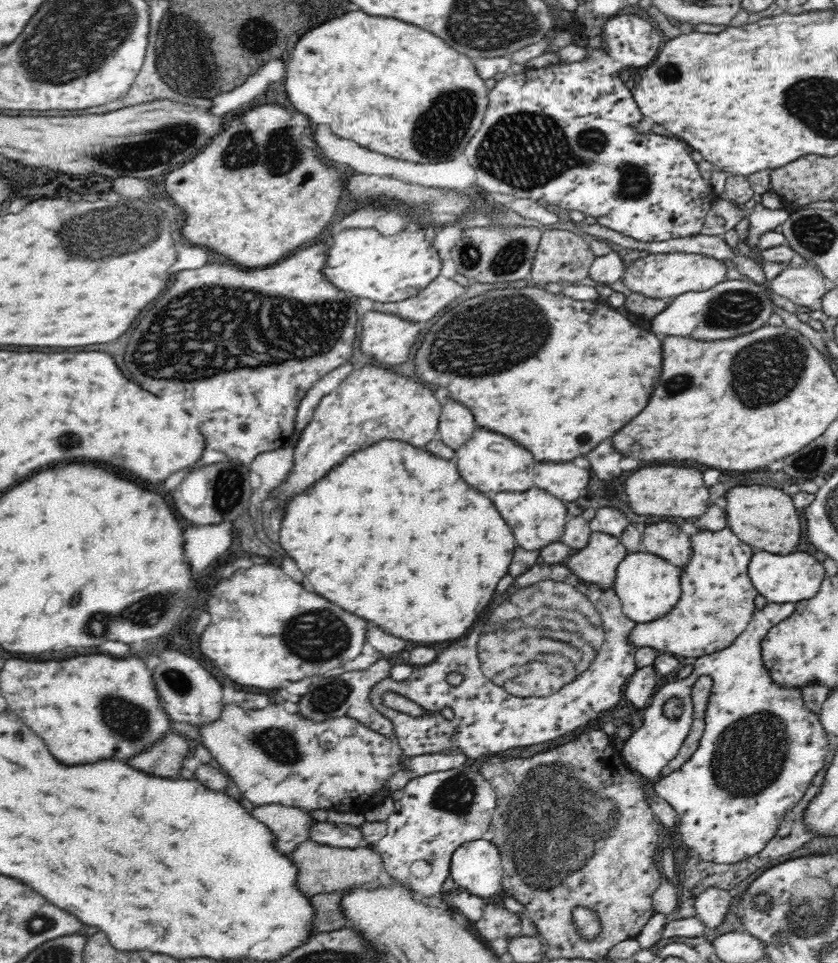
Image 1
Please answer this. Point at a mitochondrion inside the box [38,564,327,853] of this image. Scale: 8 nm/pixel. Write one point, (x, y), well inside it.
(155, 605)

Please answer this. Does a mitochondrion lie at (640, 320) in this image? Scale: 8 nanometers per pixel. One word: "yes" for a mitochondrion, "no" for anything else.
no

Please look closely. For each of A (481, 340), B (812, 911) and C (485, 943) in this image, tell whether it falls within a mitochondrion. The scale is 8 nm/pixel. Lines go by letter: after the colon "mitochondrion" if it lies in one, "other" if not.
A: mitochondrion
B: mitochondrion
C: other

